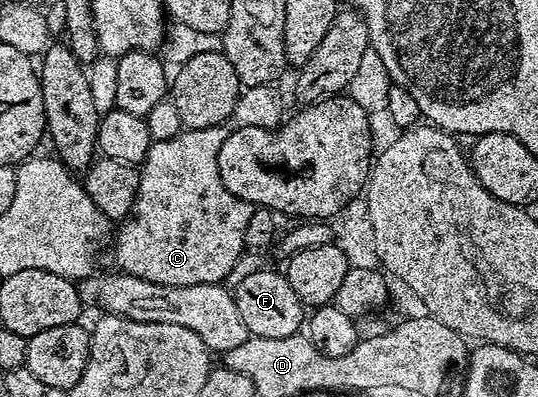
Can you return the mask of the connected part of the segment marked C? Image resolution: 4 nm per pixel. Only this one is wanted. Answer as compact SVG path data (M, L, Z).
M224 123L204 129L184 129L173 139L151 142L139 169L135 208L118 226L119 234L115 237L115 261L119 264L116 266L122 272L162 285L218 285L228 280L226 277L234 271L239 256L244 256L245 227L253 208L250 201L242 201L227 190L217 171L221 143L225 143L231 131L232 126Z

